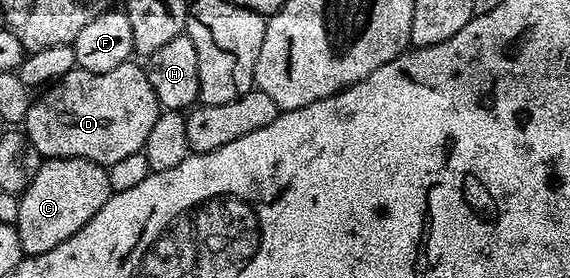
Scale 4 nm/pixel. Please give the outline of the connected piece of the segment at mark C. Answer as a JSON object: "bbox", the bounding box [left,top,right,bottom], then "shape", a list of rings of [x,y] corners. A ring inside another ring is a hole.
{"bbox":[17,157,110,257],"shape":[[[52,157],[43,160],[36,179],[19,196],[20,219],[17,223],[20,247],[27,257],[35,257],[52,247],[60,247],[64,239],[76,235],[104,203],[110,198],[107,166],[97,165],[88,159],[64,159]]]}

